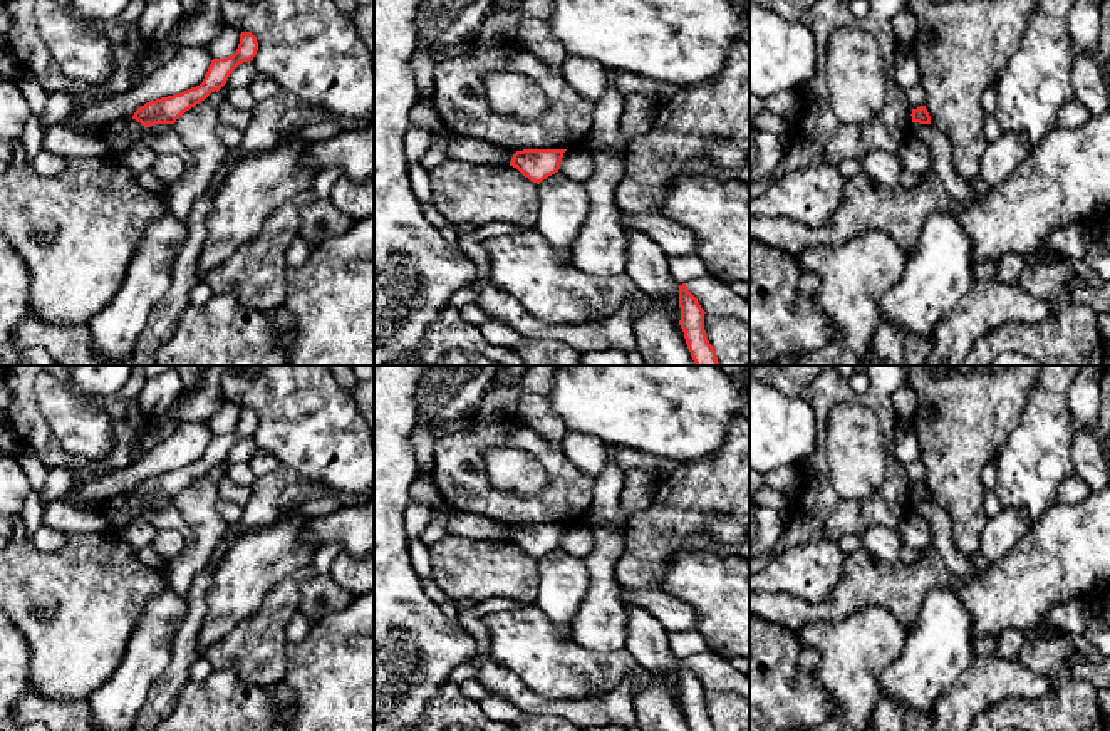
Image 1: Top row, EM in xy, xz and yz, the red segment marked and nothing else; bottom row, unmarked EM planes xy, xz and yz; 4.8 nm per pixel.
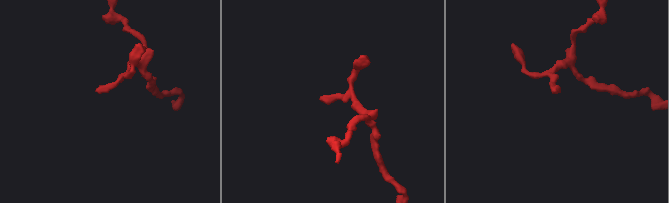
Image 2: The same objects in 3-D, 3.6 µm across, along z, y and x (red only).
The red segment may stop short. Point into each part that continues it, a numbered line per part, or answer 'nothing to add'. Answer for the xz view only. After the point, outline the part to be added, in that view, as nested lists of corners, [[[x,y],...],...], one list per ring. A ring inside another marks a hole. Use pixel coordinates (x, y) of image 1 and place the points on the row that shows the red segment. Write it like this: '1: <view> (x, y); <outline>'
nothing to add

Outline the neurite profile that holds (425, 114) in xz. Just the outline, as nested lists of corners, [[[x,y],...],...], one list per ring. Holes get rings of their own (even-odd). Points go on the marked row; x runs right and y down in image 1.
[[[431,97],[416,101],[409,112],[411,127],[426,129],[429,132],[438,132],[443,127],[438,107]]]

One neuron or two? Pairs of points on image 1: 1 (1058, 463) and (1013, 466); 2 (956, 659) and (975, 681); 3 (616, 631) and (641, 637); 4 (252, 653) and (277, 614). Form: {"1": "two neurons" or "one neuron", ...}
{"1": "one neuron", "2": "two neurons", "3": "two neurons", "4": "one neuron"}

